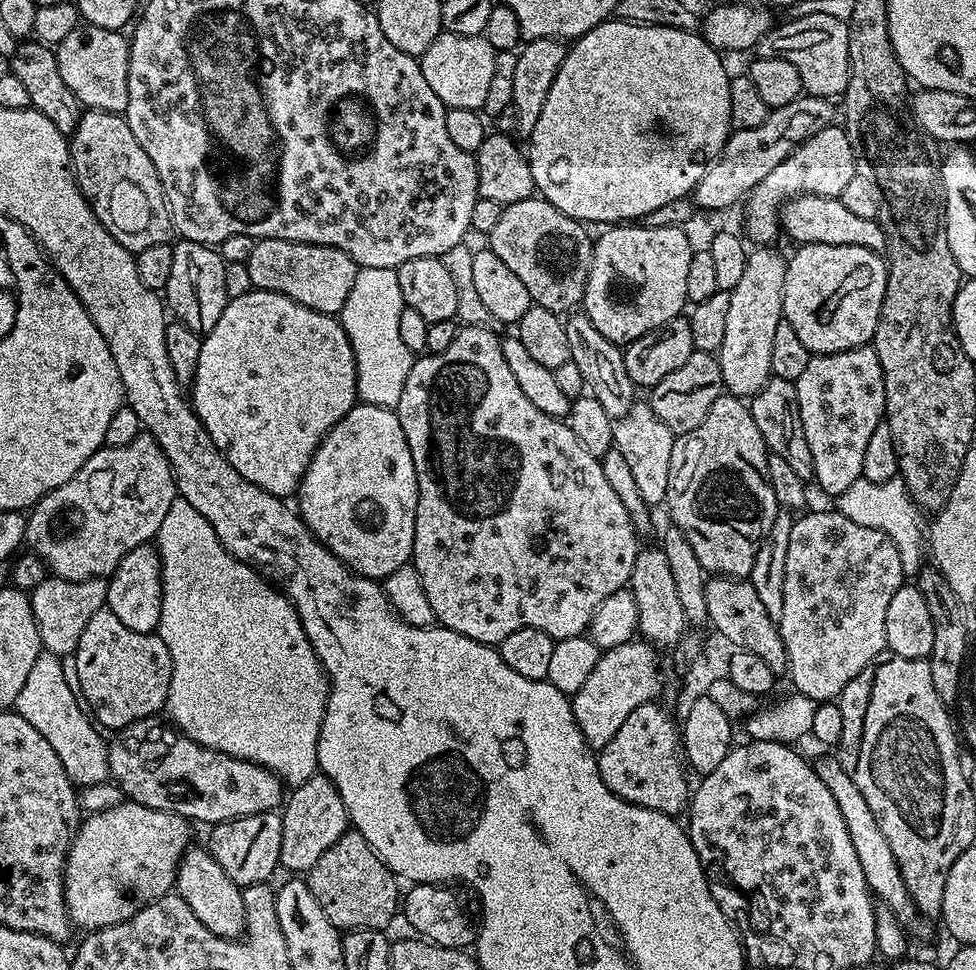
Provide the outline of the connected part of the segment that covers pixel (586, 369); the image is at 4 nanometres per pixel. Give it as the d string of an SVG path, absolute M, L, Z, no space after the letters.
M573 311L565 319L564 329L566 338L569 339L570 360L581 371L589 393L601 403L608 417L613 420L624 417L630 406L636 402L636 387L626 371L623 349L610 342L605 335L599 334L597 327L583 311Z

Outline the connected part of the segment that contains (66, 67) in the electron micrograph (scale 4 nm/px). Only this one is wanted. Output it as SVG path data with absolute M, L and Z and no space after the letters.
M93 24L77 26L60 44L55 45L58 71L85 109L127 113L128 45L123 31L106 30Z

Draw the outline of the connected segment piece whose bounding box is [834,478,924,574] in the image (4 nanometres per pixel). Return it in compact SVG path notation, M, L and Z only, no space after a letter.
M897 478L890 482L870 482L859 479L852 486L843 490L834 500L835 511L840 512L850 522L858 522L858 526L870 526L870 530L882 530L898 546L898 554L902 558L905 573L919 573L922 567L920 551L924 548L924 528L920 525L922 513L912 500L908 487L903 480Z

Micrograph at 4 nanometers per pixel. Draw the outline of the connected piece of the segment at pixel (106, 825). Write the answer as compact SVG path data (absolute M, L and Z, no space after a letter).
M121 802L112 808L103 808L101 812L92 812L85 815L80 822L80 829L76 832L76 837L72 839L72 845L68 847L68 861L64 867L64 901L68 907L68 919L72 921L77 929L95 930L114 926L126 918L130 918L138 910L142 910L147 904L154 900L159 900L161 896L169 895L173 891L176 882L176 872L180 868L180 862L184 859L184 853L190 847L188 839L192 836L193 825L184 816L179 816L166 810L154 810L145 804L133 804L131 802Z

